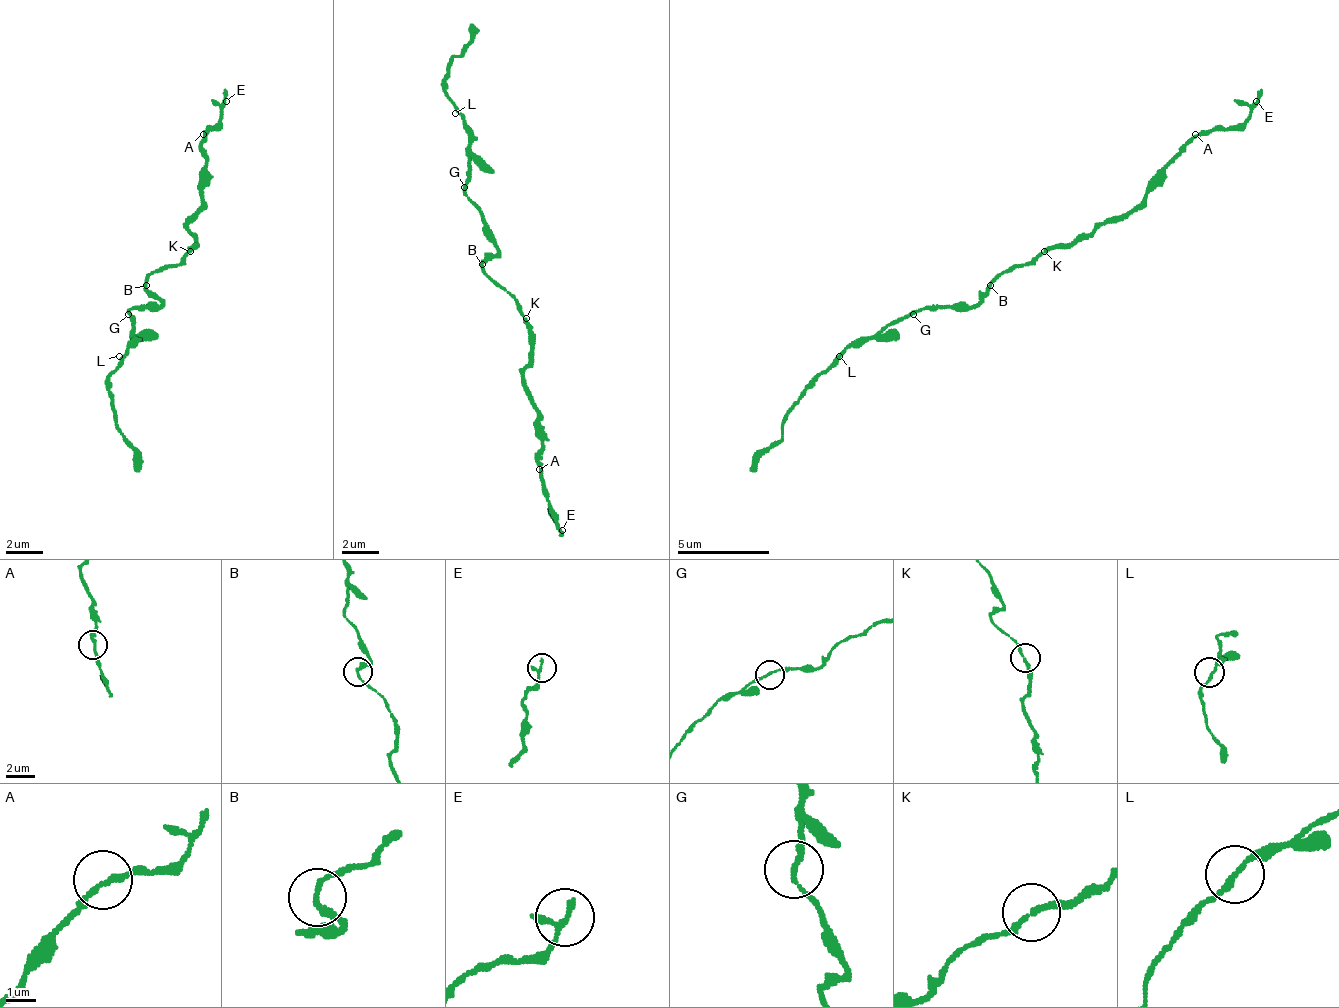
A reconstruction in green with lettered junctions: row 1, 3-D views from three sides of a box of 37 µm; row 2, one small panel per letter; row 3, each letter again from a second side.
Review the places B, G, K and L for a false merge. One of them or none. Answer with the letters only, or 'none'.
none

